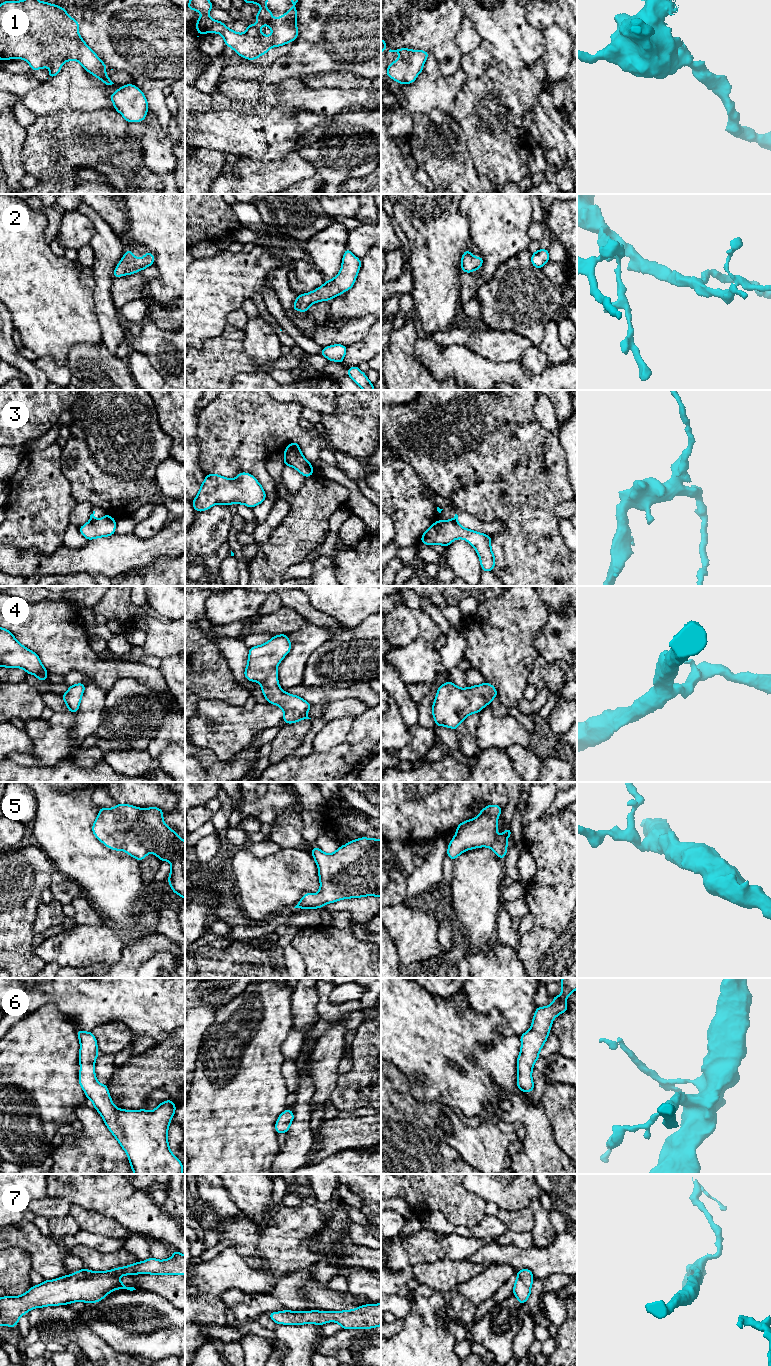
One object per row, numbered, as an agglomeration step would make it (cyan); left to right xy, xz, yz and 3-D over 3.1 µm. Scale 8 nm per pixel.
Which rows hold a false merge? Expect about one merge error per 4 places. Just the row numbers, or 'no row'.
3

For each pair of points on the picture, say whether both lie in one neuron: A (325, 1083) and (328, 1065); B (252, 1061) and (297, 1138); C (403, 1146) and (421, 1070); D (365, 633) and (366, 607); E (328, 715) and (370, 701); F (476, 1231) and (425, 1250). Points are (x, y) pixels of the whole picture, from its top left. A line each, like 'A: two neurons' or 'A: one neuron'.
A: one neuron
B: two neurons
C: two neurons
D: two neurons
E: two neurons
F: two neurons

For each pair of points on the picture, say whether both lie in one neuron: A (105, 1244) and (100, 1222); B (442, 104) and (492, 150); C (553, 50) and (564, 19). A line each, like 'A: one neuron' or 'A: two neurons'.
A: two neurons
B: two neurons
C: two neurons

